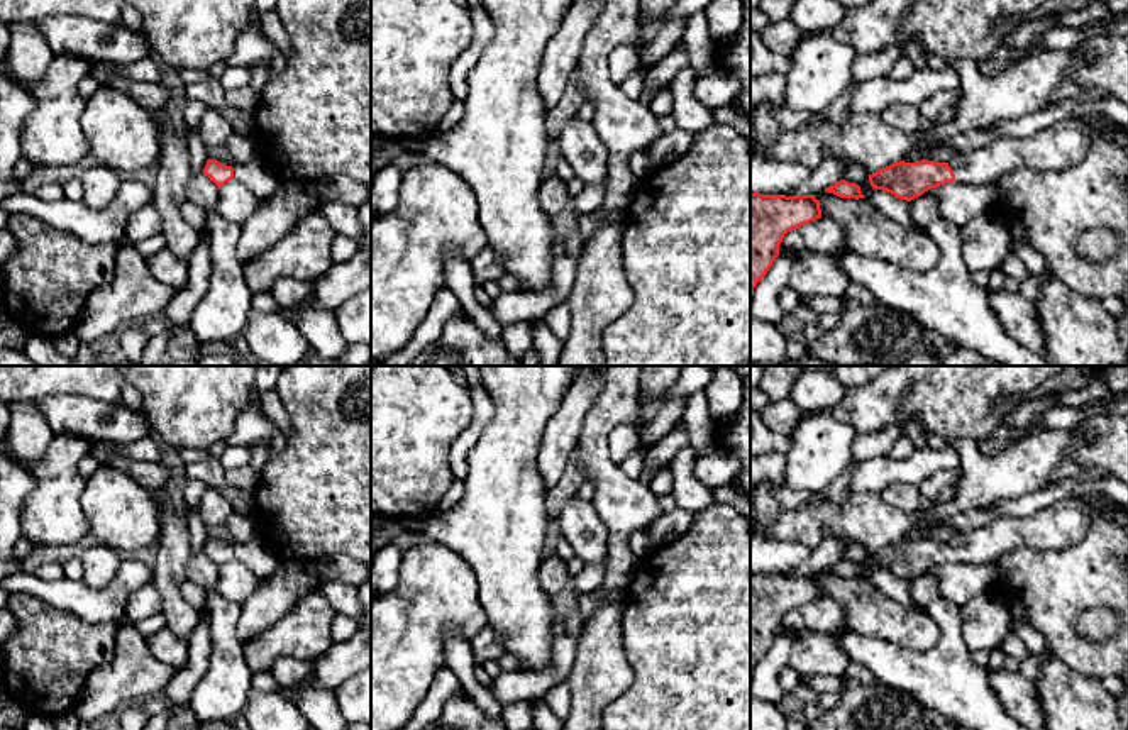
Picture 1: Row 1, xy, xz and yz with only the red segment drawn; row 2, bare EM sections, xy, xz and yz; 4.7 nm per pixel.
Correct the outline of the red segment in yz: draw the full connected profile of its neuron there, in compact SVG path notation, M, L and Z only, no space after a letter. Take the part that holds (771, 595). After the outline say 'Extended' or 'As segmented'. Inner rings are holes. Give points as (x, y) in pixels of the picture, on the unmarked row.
M750 572L750 681L757 662L779 635L784 615L821 598L816 574Z. As segmented

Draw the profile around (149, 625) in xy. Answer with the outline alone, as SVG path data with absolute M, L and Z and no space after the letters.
M156 613L152 617L135 622L134 627L144 639L149 639L151 635L166 627L166 618L163 613Z

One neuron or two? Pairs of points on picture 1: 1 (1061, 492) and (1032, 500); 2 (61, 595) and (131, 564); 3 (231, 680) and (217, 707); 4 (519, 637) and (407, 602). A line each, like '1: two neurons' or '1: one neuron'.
1: one neuron
2: one neuron
3: one neuron
4: two neurons

